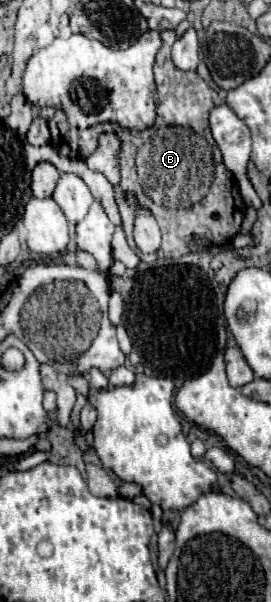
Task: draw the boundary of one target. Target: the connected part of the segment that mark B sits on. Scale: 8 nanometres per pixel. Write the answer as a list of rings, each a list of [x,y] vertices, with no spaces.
[[[173,30],[161,32],[161,38],[163,38],[163,46],[157,54],[157,64],[155,64],[155,82],[157,82],[157,94],[159,94],[157,124],[151,126],[149,130],[143,130],[143,132],[133,132],[133,130],[115,128],[115,126],[107,128],[107,130],[103,126],[89,128],[81,138],[79,154],[75,158],[85,160],[99,146],[99,136],[103,132],[115,132],[119,136],[119,140],[123,140],[123,144],[119,148],[121,168],[127,168],[127,172],[135,174],[137,188],[141,188],[141,194],[137,196],[137,200],[141,206],[149,208],[159,222],[159,228],[163,234],[159,258],[179,258],[183,254],[197,250],[197,244],[189,242],[189,236],[193,236],[193,234],[203,236],[205,244],[209,244],[209,242],[211,244],[225,244],[225,242],[233,240],[241,228],[241,220],[245,216],[247,206],[239,194],[235,178],[231,174],[227,178],[227,168],[221,160],[221,152],[219,152],[219,148],[211,136],[211,130],[209,130],[209,112],[221,104],[217,92],[211,90],[207,86],[207,82],[203,82],[199,78],[197,72],[183,72],[173,66],[173,62],[171,62],[171,44],[175,42]]]

